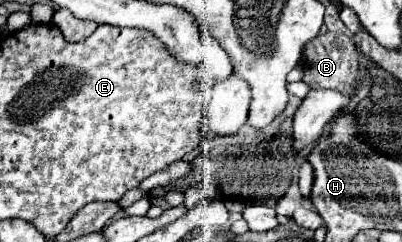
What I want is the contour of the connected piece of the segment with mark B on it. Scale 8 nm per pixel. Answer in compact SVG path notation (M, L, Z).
M325 32L319 34L313 42L305 46L305 58L303 58L303 82L311 88L329 88L337 90L349 96L355 96L357 92L353 90L355 78L359 72L359 56L357 48L347 34L337 34L337 32Z

